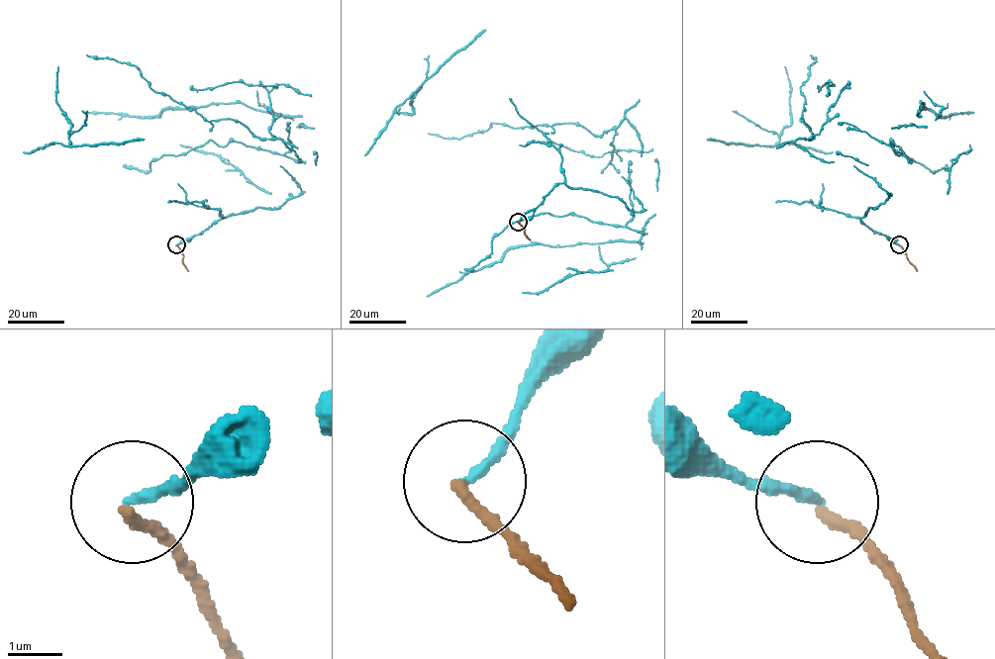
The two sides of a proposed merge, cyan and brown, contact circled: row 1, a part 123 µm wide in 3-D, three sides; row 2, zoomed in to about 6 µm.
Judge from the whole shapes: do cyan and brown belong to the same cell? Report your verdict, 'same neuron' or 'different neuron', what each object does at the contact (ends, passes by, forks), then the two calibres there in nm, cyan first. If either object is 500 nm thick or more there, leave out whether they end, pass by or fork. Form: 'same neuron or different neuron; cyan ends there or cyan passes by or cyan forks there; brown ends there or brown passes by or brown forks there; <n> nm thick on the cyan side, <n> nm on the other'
different neuron; cyan ends there; brown ends there; 180 nm thick on the cyan side, 200 nm on the other

